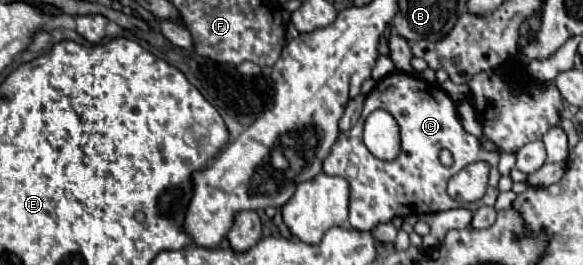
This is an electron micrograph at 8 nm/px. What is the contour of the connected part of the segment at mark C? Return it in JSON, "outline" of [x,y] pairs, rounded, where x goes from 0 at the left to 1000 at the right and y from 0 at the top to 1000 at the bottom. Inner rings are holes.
{"outline":[[[671,275],[660,298],[647,306],[643,336],[630,358],[623,426],[612,472],[581,509],[568,577],[554,608],[554,645],[564,660],[581,660],[599,683],[602,751],[599,751],[599,842],[609,864],[640,864],[647,842],[671,834],[678,811],[726,811],[780,789],[798,774],[801,789],[822,789],[828,774],[849,774],[856,736],[852,721],[852,615],[856,577],[839,577],[822,547],[822,525],[801,502],[787,457],[784,404],[774,366],[750,321],[736,321],[722,291],[698,275]],[[660,411],[674,426],[688,479],[688,577],[678,608],[654,608],[636,592],[633,562],[623,547],[623,457],[636,419]],[[770,562],[777,577],[777,630],[760,630],[753,615],[753,570]],[[832,608],[839,615],[839,683],[835,736],[811,766],[784,766],[767,736],[770,675],[808,615]]]}

